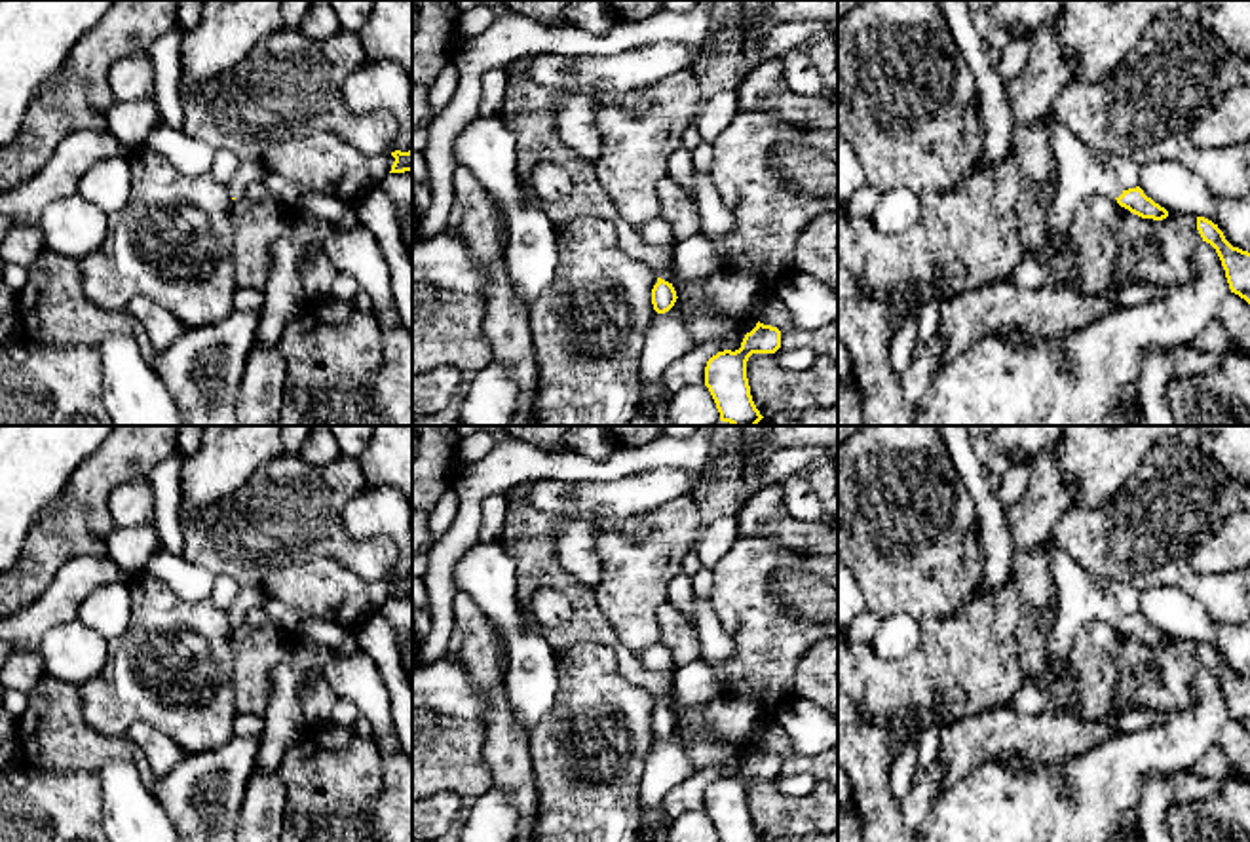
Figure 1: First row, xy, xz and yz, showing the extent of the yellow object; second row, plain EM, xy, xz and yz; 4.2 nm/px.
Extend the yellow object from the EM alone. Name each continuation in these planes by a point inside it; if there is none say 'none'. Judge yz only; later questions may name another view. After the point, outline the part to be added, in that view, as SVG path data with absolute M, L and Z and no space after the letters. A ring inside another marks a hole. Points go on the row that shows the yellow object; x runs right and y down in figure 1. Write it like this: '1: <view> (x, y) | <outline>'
1: yz (1079, 175) | M1049 112L1051 144L1056 158L1056 194L1049 215L1049 228L1056 236L1070 232L1081 201L1089 196L1123 194L1111 169L1094 158L1094 152L1081 144L1071 131Z

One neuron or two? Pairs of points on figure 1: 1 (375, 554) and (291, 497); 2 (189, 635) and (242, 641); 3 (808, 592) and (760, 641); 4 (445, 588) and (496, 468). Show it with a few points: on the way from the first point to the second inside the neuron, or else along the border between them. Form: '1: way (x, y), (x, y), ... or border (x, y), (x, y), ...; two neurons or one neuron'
1: way (354, 554), (346, 552), (312, 517); one neuron
2: border (234, 626), (230, 633), (232, 683); two neurons
3: border (802, 616), (817, 624); two neurons
4: way (443, 557), (466, 529), (470, 498); one neuron

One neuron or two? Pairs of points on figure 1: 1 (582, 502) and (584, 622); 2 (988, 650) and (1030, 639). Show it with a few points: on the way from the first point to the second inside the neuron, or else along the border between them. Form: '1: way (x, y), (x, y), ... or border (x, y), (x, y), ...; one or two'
1: border (534, 506), (549, 514), (578, 517); two
2: border (1021, 599), (1017, 654), (1026, 681); two

